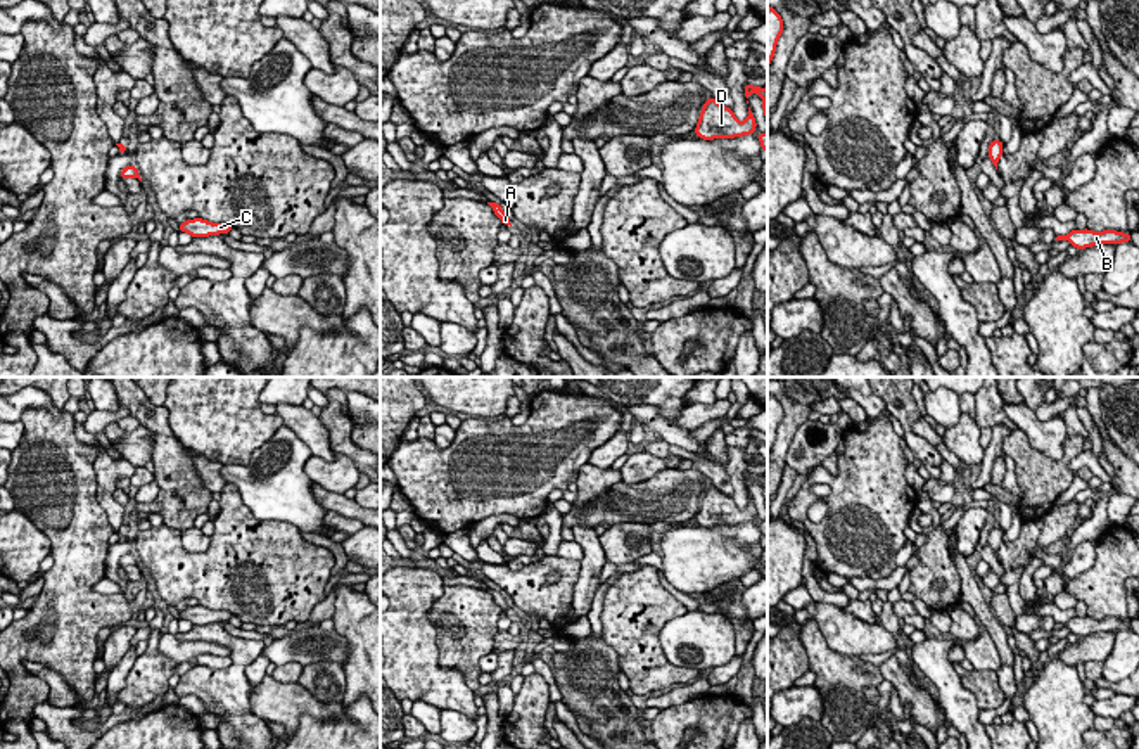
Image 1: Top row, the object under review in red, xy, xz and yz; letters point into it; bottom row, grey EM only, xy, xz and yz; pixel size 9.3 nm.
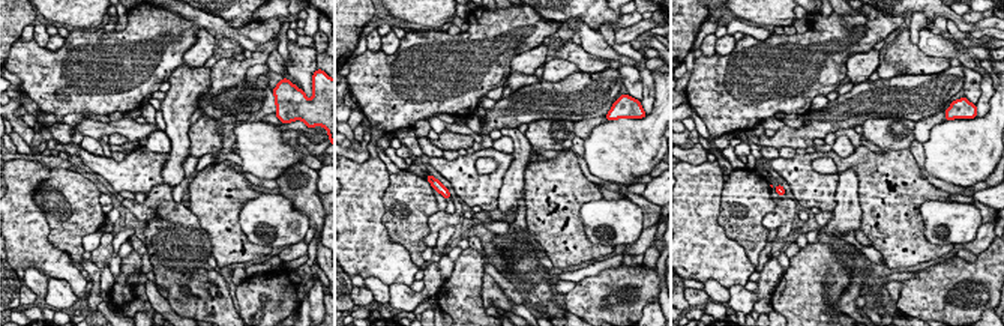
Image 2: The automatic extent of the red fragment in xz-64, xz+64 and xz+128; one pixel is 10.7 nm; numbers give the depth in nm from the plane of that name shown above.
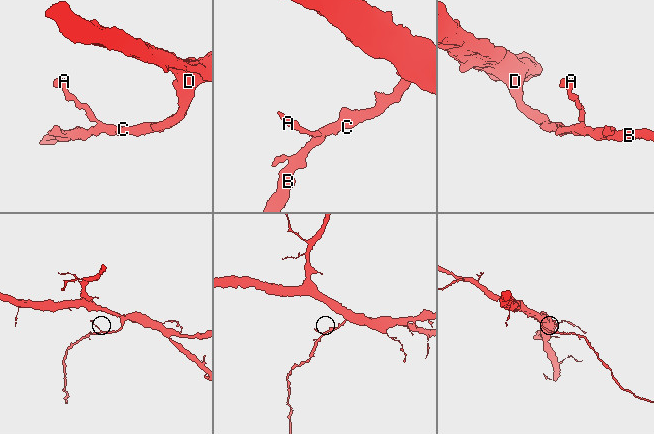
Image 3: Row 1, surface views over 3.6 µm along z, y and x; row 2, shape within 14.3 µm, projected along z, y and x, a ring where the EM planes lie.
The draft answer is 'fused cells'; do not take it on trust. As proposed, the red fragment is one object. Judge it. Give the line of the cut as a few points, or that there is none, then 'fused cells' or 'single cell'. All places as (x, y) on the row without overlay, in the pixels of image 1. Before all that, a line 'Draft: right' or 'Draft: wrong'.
Draft: wrong
no cut | single cell

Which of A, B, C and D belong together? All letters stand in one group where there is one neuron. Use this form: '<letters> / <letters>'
A B C D

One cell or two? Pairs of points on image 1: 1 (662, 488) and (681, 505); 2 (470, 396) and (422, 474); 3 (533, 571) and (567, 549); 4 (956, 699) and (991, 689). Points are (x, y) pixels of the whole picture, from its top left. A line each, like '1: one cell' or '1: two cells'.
1: one cell
2: two cells
3: two cells
4: two cells

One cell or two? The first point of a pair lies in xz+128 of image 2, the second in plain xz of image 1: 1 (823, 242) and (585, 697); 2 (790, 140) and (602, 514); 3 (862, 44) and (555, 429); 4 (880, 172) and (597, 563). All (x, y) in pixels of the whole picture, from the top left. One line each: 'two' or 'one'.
1: two
2: one
3: one
4: two

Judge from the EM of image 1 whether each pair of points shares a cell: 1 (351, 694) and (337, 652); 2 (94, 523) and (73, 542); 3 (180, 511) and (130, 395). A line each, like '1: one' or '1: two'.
1: two
2: one
3: one

